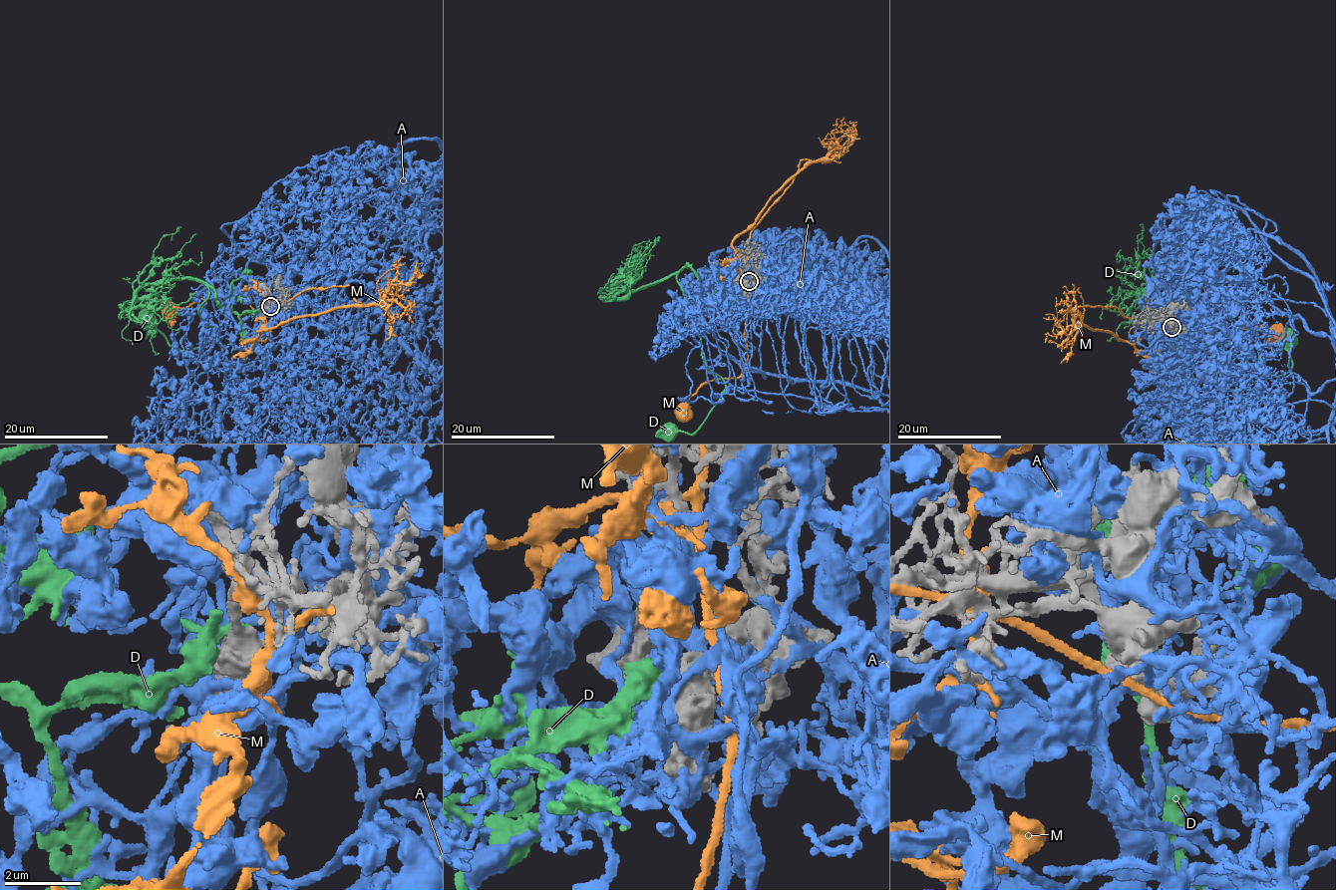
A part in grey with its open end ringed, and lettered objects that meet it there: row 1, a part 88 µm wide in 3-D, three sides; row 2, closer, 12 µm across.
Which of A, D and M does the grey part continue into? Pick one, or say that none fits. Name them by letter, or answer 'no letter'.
no letter

